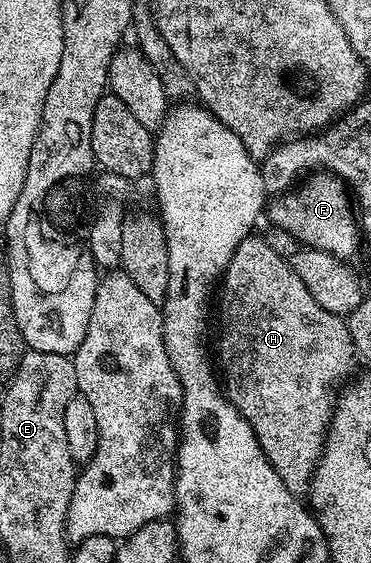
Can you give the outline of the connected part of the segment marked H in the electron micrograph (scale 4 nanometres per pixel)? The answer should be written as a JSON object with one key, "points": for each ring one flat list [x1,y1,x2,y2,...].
{"points":[[257,233,239,241,239,249,231,253,231,261,219,280,219,295,220,291,221,304,215,307,215,363,225,397,251,425,267,461,283,479,283,485,293,496,304,496,325,450,325,437,335,418,333,383,341,383,354,374,355,352,348,322,340,315,327,313,327,309,311,297,307,285,299,281,292,262,268,248,267,241]]}

